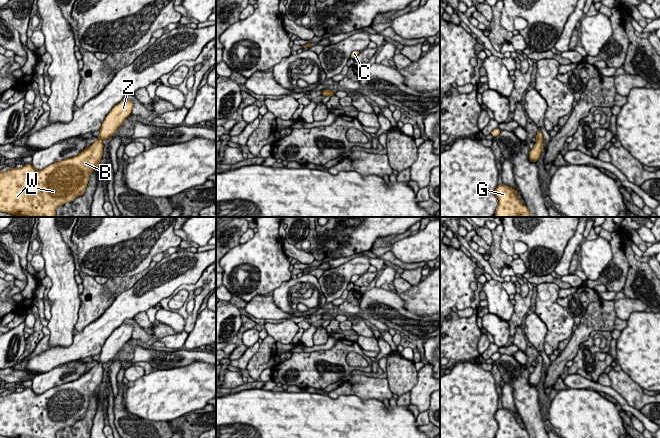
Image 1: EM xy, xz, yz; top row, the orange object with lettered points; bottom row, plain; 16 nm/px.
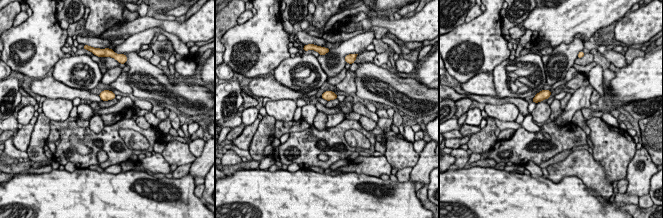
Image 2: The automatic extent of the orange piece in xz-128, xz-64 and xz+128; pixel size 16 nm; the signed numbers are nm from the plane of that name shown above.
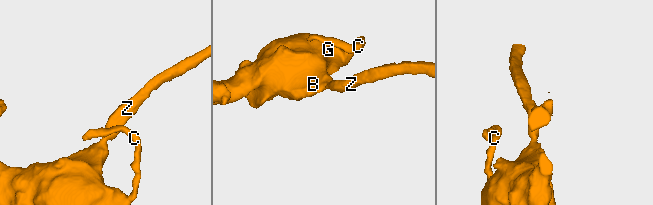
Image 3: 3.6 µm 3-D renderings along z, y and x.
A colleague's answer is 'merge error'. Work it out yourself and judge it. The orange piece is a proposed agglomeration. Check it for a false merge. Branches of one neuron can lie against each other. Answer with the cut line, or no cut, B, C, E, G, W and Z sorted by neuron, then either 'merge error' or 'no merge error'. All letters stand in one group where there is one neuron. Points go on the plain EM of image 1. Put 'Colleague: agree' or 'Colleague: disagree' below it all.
no cut; B C E G W Z; no merge error
Colleague: disagree

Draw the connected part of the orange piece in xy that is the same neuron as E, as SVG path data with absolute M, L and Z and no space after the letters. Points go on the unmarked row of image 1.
M122 324L105 341L99 362L74 381L55 386L42 394L36 394L31 388L23 392L11 392L7 396L0 394L0 436L9 438L56 438L56 433L84 418L90 397L99 390L103 378L103 364L114 359L122 346L131 339L133 326Z

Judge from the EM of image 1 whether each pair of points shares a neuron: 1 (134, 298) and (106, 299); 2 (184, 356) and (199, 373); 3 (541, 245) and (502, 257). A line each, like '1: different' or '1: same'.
1: different
2: different
3: different

